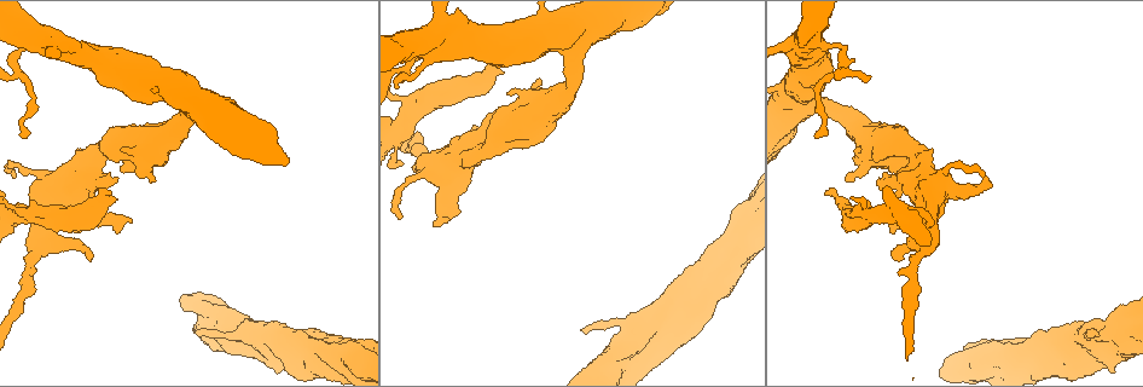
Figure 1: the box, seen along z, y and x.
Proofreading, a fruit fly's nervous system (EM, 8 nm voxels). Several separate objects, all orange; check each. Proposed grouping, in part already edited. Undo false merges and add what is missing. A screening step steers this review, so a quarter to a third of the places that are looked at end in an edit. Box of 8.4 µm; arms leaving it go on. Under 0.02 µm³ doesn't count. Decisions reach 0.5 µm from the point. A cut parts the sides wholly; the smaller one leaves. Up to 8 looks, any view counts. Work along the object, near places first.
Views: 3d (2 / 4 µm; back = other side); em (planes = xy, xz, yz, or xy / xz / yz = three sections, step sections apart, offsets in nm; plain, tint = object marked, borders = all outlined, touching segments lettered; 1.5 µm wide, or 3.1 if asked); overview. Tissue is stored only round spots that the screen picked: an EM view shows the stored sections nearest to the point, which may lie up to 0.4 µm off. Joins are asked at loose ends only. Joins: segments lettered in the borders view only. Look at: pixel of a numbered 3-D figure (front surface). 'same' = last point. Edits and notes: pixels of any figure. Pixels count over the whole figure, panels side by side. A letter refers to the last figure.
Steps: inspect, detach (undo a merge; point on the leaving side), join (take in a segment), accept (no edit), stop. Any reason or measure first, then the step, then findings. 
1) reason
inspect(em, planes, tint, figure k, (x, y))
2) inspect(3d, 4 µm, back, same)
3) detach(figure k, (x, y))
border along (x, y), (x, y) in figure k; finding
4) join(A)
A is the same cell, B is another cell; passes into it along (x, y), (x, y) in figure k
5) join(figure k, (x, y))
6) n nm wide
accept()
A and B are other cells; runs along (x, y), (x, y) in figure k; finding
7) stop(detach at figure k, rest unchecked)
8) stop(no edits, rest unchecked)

free end
inspect(em, xz, step 4, tint, figure 1, (899, 261))

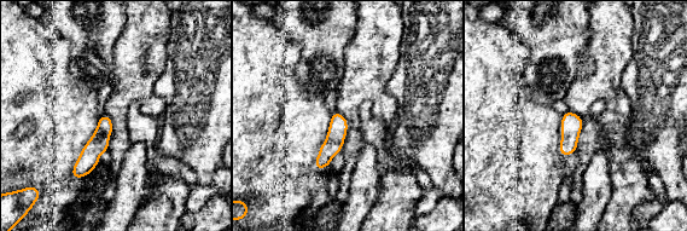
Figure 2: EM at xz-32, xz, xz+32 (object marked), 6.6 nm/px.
another direction
inspect(em, planes, borders, same)

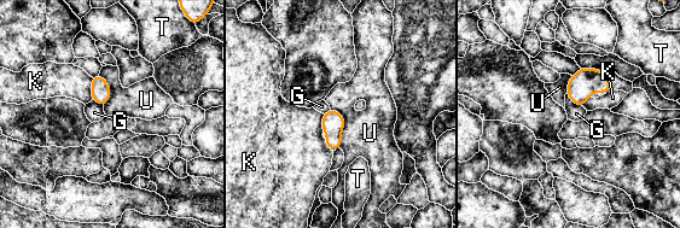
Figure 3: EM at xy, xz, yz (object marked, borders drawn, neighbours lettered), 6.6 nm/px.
accept()
G, K, T and U are other cells; border along (330, 107), (344, 118), (340, 148) in figure 3; none of them fits

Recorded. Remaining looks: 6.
an open end
inspect(3d, 2 µm, figure 1, (107, 193))

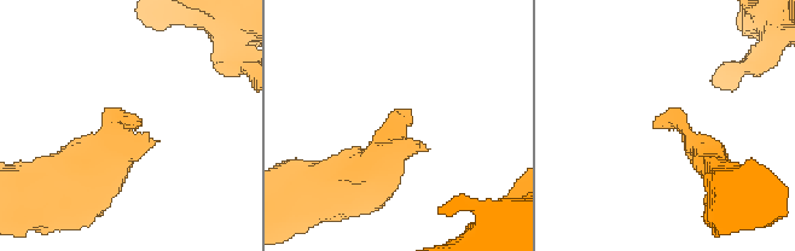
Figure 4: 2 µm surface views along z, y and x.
shape alone is not enough
inspect(em, planes, borders, figure 4, (397, 110))

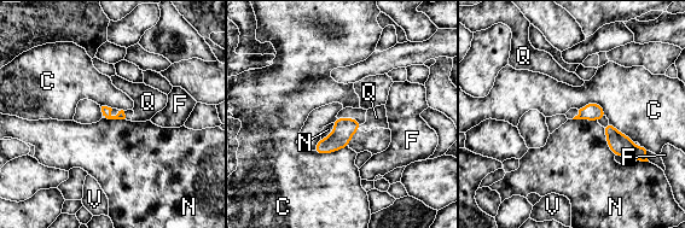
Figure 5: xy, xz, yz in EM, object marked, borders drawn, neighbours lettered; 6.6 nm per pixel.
C touches over 240 nm
join(Q)
Q is the same cell, C, F, N and V are other cells; the neuron continues

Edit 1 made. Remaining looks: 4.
inspect(overview)

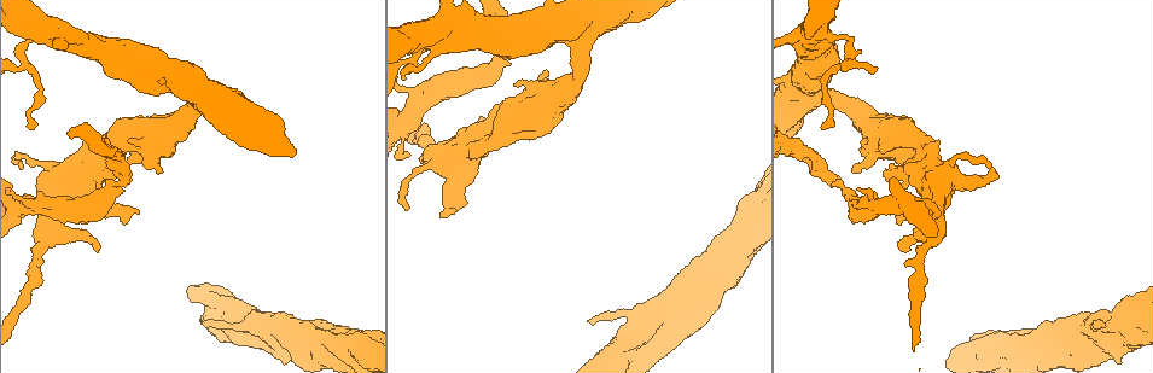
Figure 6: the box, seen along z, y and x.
thin end
inspect(em, planes, borders, figure 6, (590, 323))

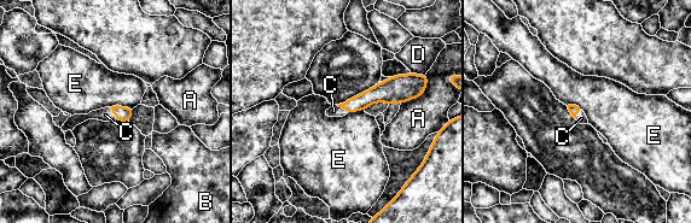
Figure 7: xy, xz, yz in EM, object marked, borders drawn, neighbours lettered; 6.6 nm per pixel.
join(C)
C is the same cell, A, B, D and E are other cells; passes into it along (122, 113), (112, 112), (105, 115) in figure 7; the neuron continues

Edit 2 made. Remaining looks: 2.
stop(join at figure 5, join at figure 7, rest unchecked)

